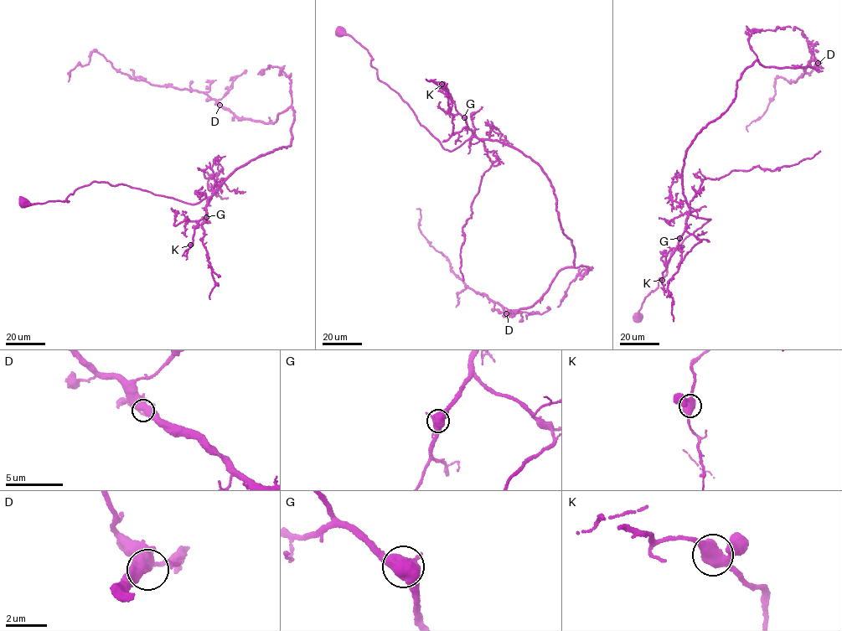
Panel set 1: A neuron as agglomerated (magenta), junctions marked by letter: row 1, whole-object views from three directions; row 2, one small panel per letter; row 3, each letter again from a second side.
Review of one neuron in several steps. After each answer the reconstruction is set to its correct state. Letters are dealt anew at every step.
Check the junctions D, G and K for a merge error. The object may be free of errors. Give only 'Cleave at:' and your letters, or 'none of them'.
Cleave at: none of them

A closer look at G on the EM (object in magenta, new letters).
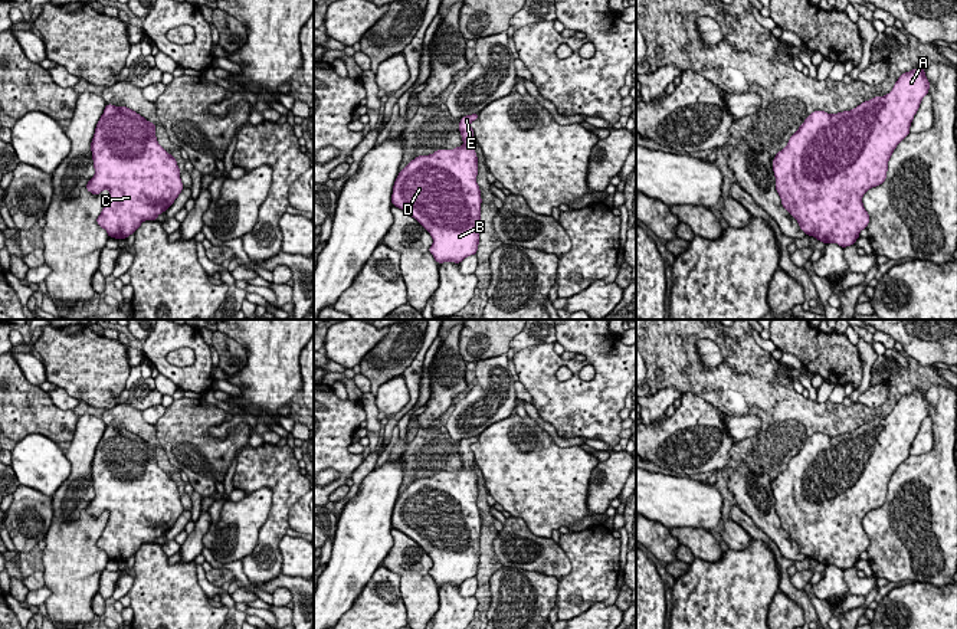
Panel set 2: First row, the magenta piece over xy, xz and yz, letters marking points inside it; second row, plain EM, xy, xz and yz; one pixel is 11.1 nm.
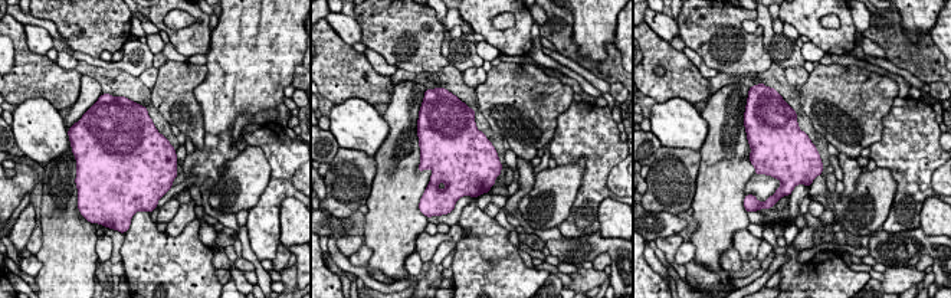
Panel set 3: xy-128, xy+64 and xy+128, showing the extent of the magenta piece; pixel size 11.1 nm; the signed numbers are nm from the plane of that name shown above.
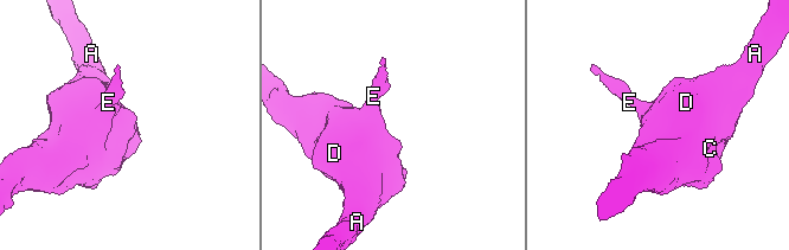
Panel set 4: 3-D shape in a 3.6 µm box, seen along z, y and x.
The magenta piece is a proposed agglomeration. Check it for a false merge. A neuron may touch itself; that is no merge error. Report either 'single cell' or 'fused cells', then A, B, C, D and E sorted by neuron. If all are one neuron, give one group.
single cell; groups A B C D E

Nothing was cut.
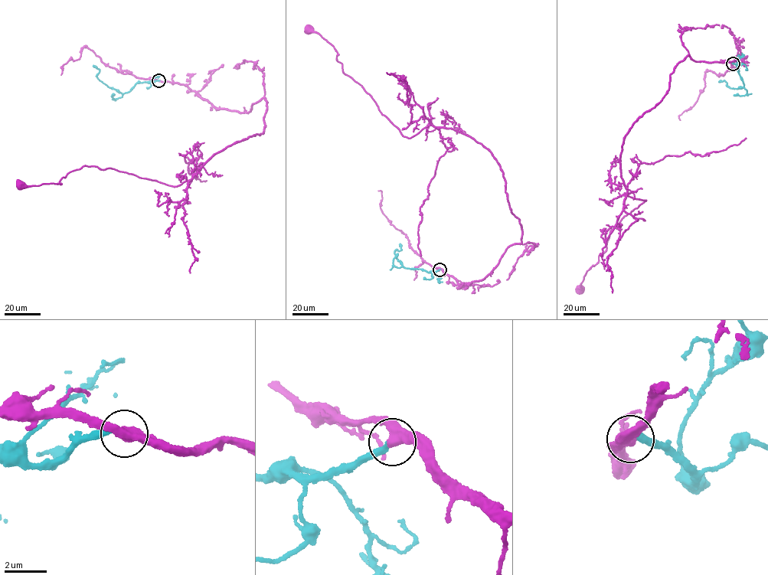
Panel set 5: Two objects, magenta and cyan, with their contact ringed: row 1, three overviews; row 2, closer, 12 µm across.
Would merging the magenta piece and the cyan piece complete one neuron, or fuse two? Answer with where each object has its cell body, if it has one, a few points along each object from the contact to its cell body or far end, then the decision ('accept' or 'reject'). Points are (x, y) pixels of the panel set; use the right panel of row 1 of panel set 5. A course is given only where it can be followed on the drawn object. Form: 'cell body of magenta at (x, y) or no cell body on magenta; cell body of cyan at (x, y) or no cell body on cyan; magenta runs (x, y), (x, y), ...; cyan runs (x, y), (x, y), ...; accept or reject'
cell body of magenta at (580, 289); no cell body on cyan; magenta runs (733, 63), (743, 57), (684, 57), (629, 128), (622, 177), (646, 200), (611, 229), (580, 290); cyan runs (733, 63), (739, 67), (743, 86), (730, 88), (724, 80), (719, 81); accept

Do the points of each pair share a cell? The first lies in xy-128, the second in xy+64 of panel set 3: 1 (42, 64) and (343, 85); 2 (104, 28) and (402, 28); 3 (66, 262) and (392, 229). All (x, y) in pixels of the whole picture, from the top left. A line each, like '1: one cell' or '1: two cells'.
1: one cell
2: one cell
3: one cell

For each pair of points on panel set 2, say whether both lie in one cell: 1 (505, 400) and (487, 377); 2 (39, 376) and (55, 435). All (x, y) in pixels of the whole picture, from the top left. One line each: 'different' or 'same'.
1: same
2: different

